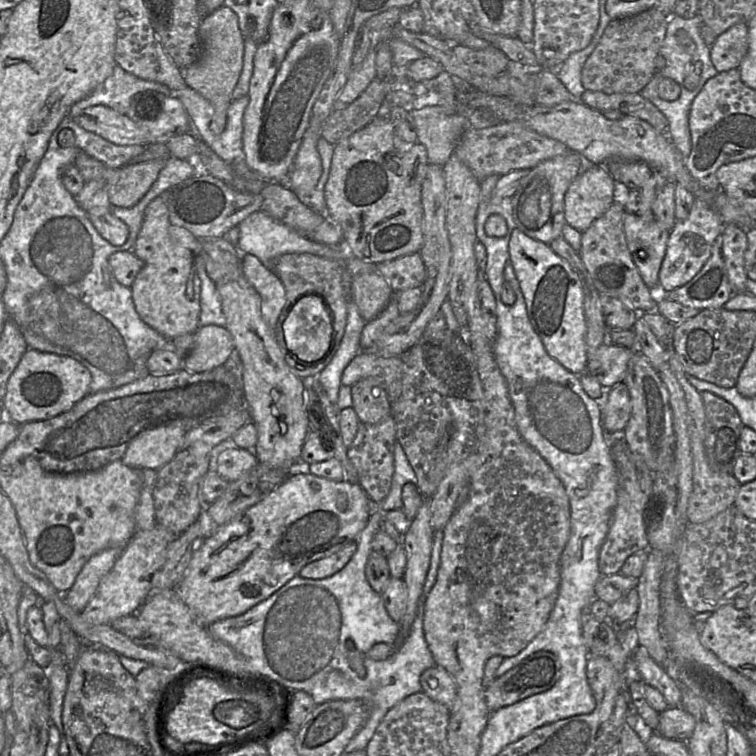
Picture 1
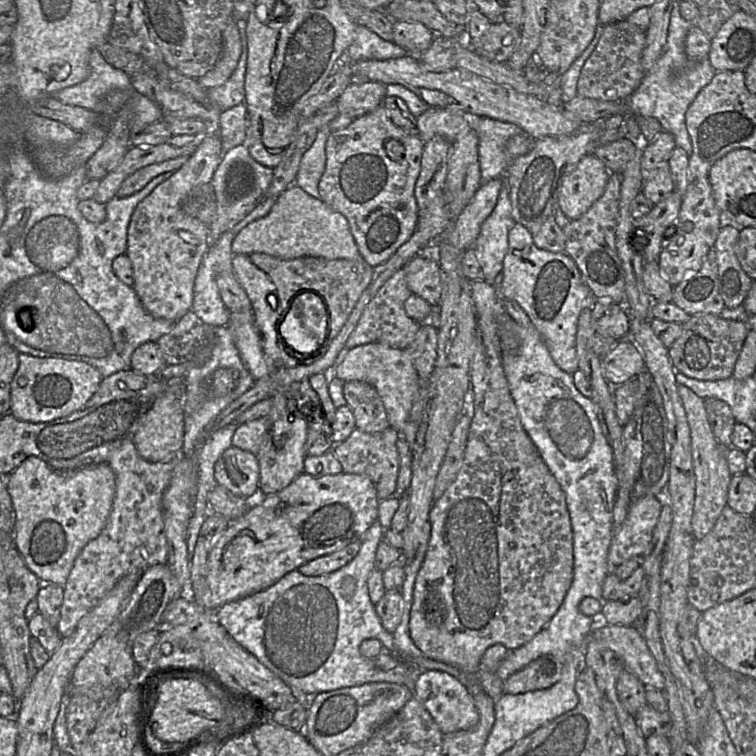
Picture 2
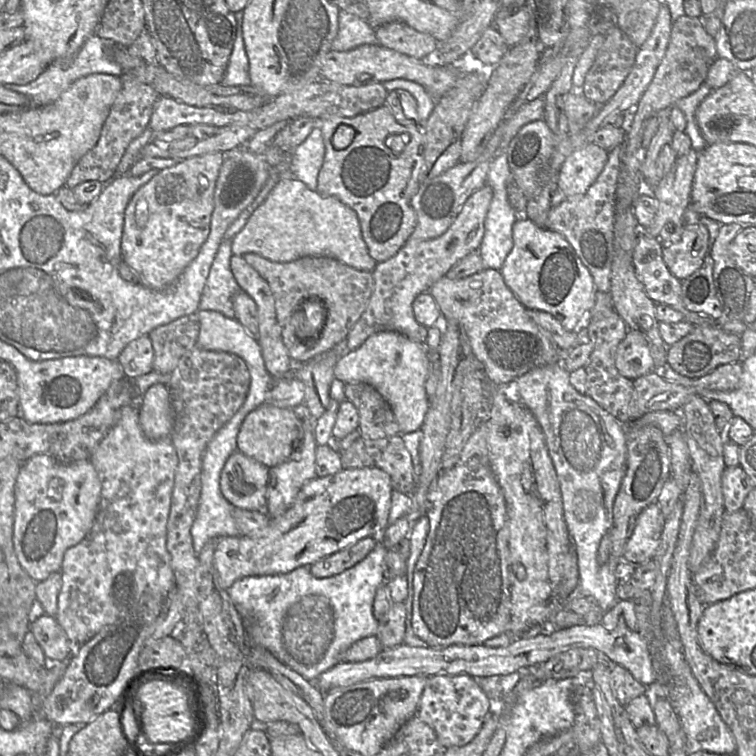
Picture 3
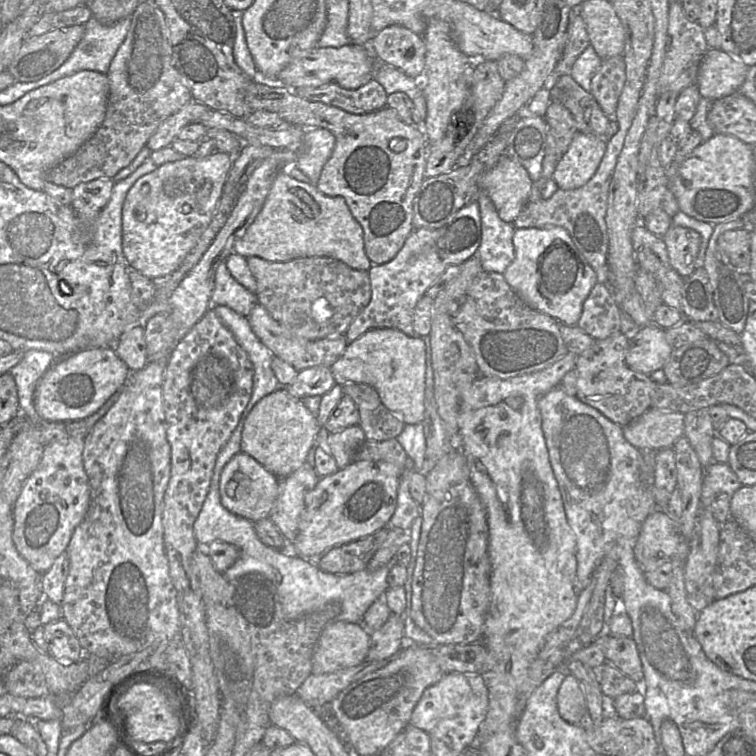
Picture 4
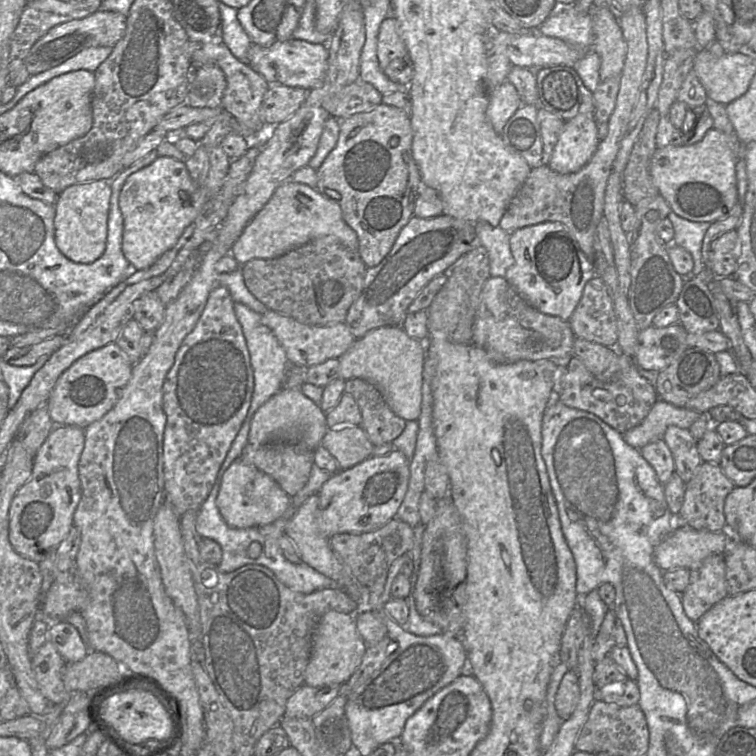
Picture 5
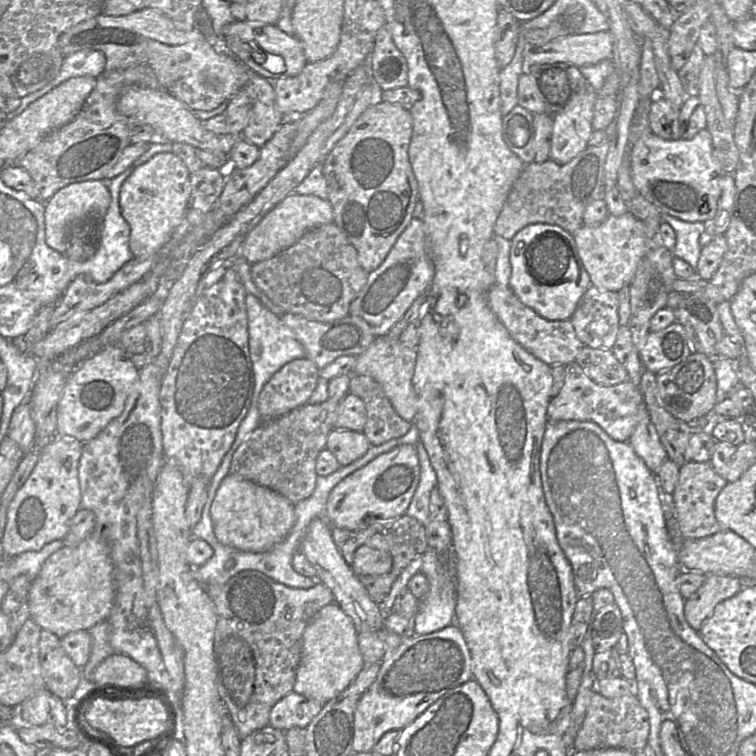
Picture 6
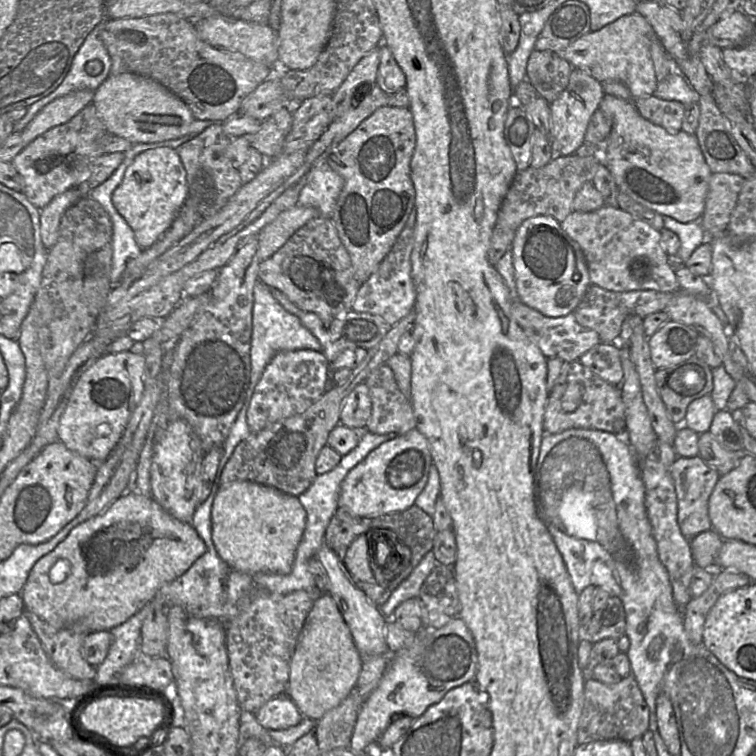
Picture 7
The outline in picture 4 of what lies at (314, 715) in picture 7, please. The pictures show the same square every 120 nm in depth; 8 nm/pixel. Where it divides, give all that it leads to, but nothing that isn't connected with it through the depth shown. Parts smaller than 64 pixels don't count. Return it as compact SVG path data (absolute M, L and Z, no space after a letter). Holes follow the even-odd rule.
M329 622L315 647L311 674L332 673L363 663L370 640L371 631L362 623Z

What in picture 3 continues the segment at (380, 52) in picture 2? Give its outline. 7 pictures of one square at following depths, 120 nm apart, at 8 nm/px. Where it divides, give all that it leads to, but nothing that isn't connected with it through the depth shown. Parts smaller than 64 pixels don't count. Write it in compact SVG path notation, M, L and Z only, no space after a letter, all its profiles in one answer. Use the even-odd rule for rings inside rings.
M340 10L338 17L338 33L332 42L331 49L348 51L363 44L377 44L375 29L366 20Z

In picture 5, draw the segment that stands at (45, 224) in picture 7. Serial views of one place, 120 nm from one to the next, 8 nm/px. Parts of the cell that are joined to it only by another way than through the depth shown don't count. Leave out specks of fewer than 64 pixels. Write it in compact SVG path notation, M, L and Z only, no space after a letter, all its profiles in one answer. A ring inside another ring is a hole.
M105 180L78 183L58 194L55 202L55 243L60 252L76 263L88 264L105 251L111 185Z

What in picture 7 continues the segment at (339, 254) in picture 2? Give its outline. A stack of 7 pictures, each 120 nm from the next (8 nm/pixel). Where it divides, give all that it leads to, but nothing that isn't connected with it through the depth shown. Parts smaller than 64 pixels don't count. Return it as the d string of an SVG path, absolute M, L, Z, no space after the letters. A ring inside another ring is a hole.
M300 205L280 213L257 234L259 260L264 261L272 256L299 228L319 216L320 213L316 208Z

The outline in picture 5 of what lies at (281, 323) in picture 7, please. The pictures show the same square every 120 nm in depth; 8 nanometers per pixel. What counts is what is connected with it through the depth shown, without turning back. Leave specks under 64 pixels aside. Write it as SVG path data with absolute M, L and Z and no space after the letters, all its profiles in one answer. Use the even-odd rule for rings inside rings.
M234 302L234 311L242 327L254 375L254 389L248 412L256 412L282 388L285 373L290 366L290 362L286 356L285 350L274 333L263 323L262 315L260 313L257 313L246 305L238 302Z

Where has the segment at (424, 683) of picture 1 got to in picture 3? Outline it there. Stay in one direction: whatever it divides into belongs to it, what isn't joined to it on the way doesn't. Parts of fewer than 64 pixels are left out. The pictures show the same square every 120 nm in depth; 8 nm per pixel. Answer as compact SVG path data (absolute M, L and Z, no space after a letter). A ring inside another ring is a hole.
M469 675L428 677L418 706L417 716L435 732L444 749L468 744L481 729L490 711L490 699Z

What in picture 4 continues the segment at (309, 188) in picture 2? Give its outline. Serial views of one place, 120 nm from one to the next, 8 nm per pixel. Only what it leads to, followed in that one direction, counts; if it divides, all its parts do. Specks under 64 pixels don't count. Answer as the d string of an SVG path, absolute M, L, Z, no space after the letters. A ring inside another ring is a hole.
M305 128L293 166L301 170L316 185L322 168L335 147L335 136L325 128Z

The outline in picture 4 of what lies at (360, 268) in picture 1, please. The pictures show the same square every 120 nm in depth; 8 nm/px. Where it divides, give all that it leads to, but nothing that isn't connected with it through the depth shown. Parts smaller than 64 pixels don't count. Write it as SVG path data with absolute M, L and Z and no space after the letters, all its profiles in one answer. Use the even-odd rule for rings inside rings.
M257 256L246 259L257 283L257 302L300 338L318 340L345 335L371 298L368 271L353 269L331 257L299 257L286 262L271 262Z

